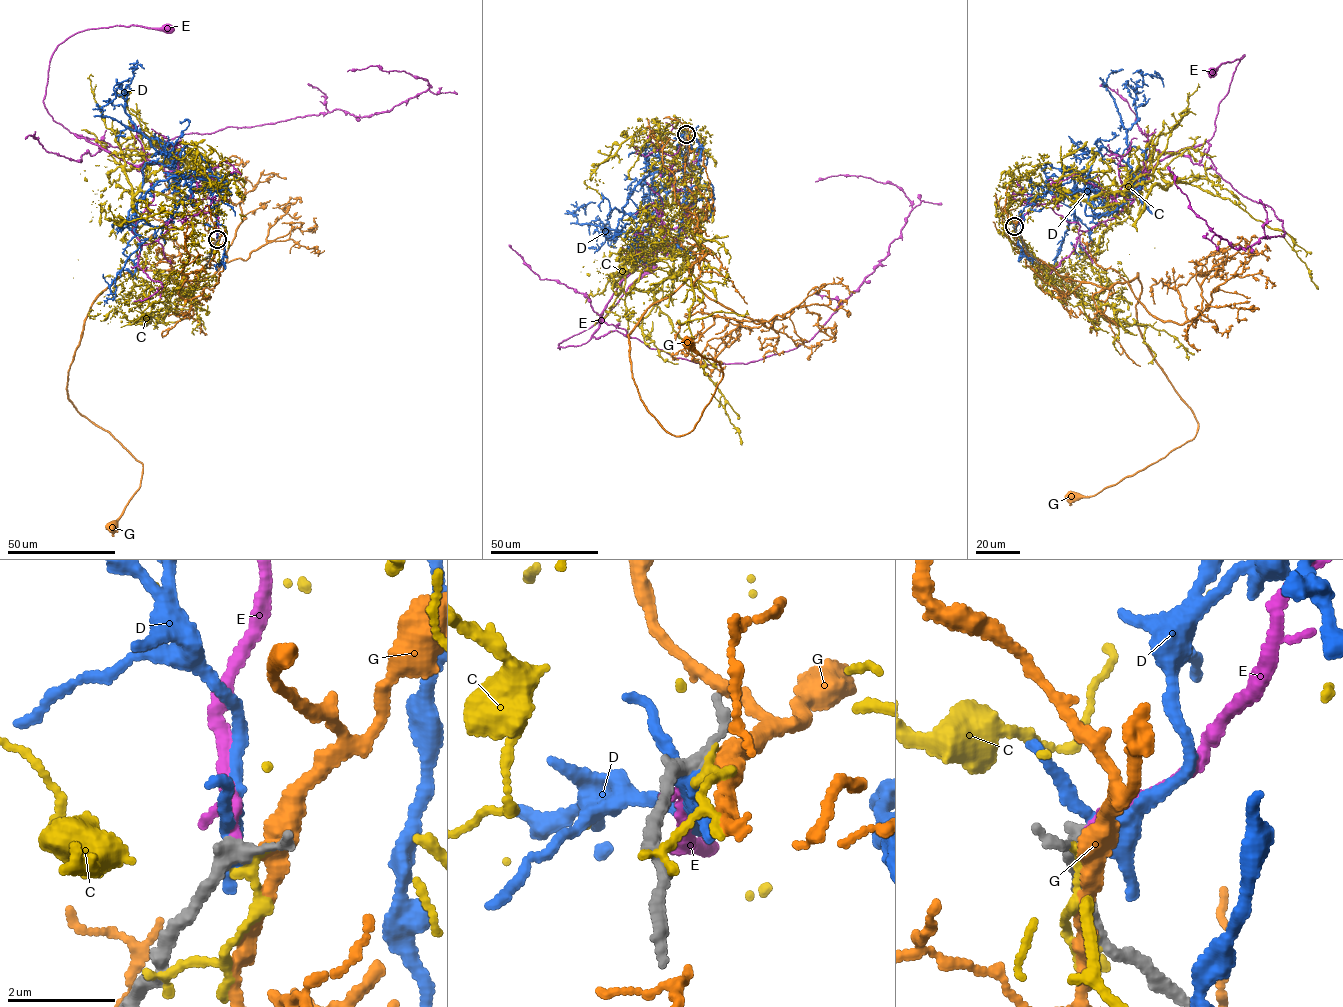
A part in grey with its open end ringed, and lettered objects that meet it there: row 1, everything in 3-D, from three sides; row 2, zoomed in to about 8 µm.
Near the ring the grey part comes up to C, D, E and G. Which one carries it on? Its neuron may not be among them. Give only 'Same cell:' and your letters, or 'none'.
Same cell: E

